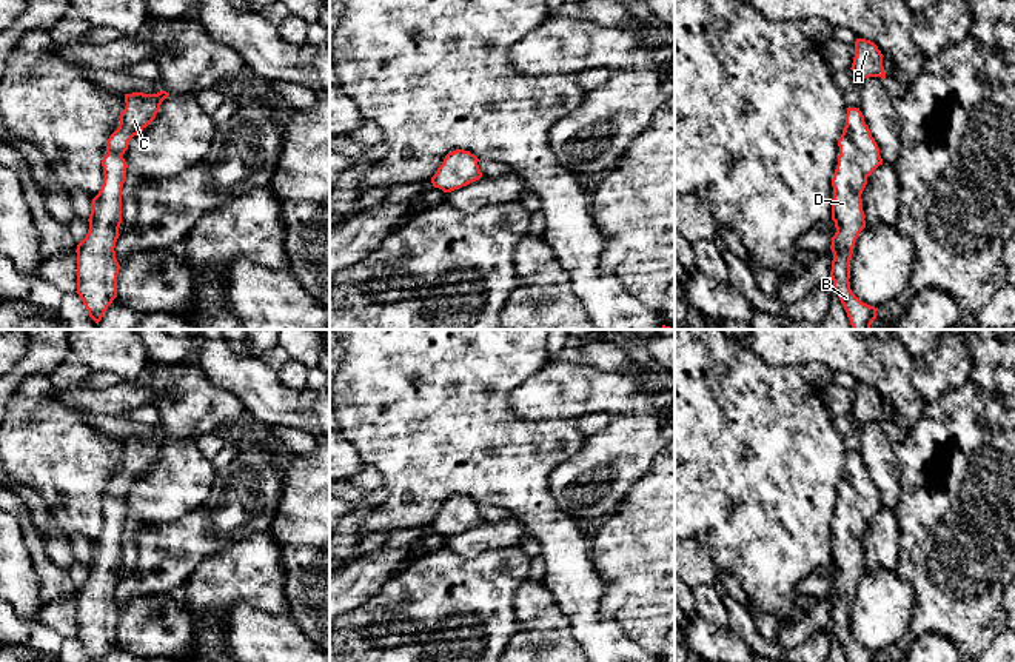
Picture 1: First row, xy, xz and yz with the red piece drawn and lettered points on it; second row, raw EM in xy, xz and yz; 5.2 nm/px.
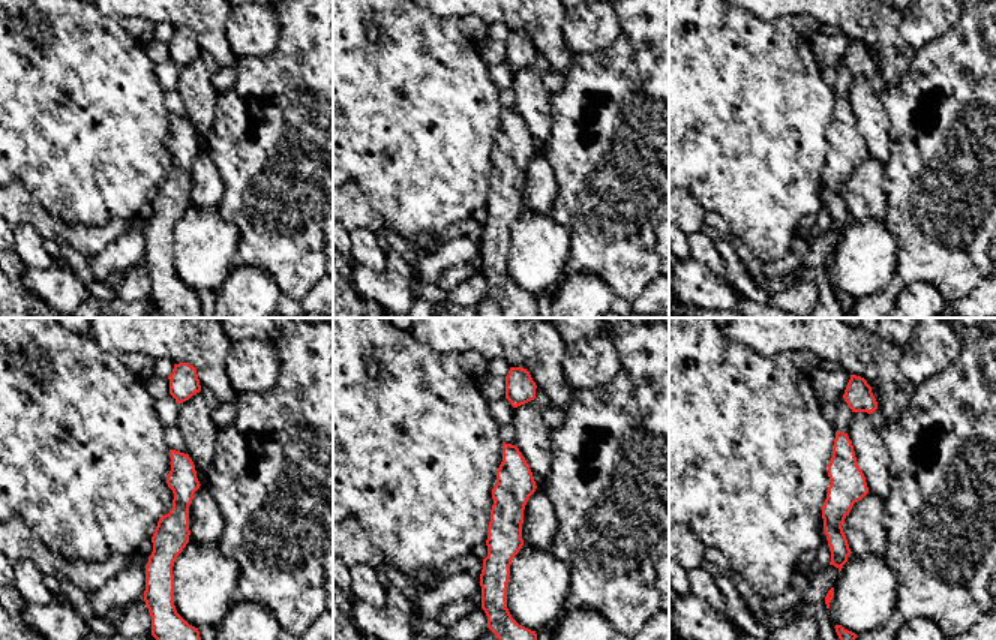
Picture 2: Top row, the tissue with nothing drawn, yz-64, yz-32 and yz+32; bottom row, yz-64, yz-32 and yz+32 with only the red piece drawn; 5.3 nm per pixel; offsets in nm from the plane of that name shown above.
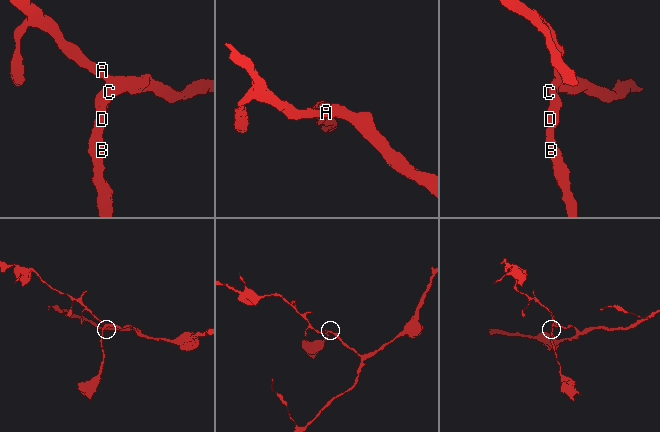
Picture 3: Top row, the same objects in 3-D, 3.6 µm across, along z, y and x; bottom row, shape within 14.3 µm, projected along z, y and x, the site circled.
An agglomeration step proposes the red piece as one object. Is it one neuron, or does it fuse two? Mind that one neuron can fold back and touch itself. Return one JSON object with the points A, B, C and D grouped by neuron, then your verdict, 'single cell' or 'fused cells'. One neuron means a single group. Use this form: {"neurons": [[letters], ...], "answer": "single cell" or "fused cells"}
{"neurons": [["A", "B", "C", "D"]], "answer": "single cell"}

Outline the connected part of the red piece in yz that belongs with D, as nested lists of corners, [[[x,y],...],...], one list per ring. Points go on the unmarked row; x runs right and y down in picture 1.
[[[847,453],[838,491],[838,510],[832,523],[832,565],[836,577],[830,590],[833,597],[830,622],[847,662],[876,662],[878,653],[861,647],[849,627],[853,591],[866,573],[861,539],[867,522],[883,510],[879,493],[859,453]]]

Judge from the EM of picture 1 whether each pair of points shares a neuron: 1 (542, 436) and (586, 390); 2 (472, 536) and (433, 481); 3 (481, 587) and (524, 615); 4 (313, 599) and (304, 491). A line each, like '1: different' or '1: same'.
1: different
2: different
3: different
4: same

